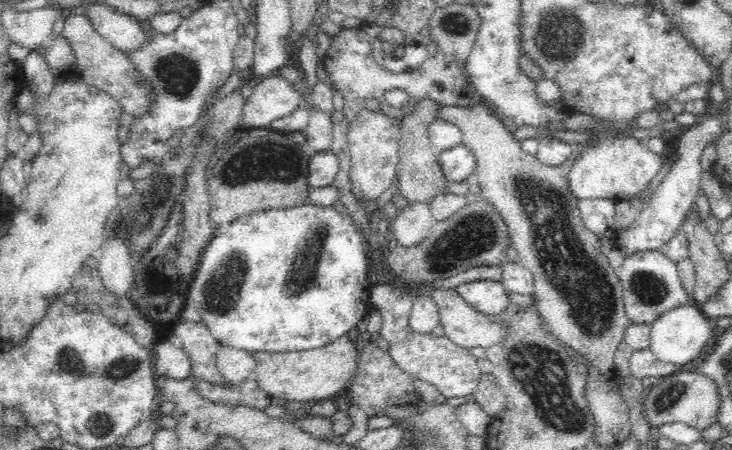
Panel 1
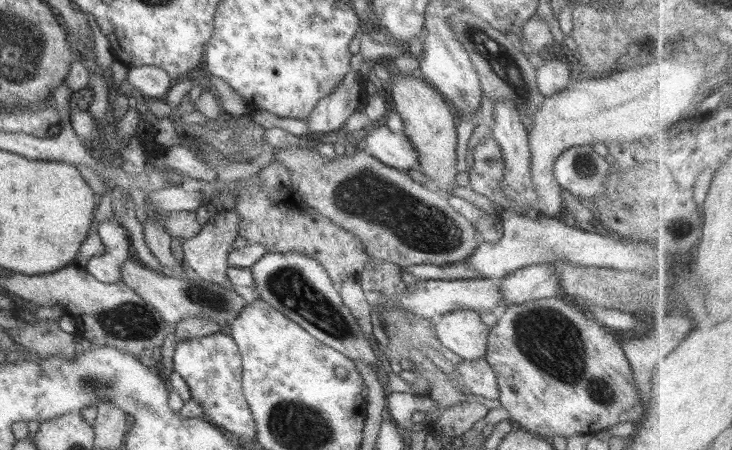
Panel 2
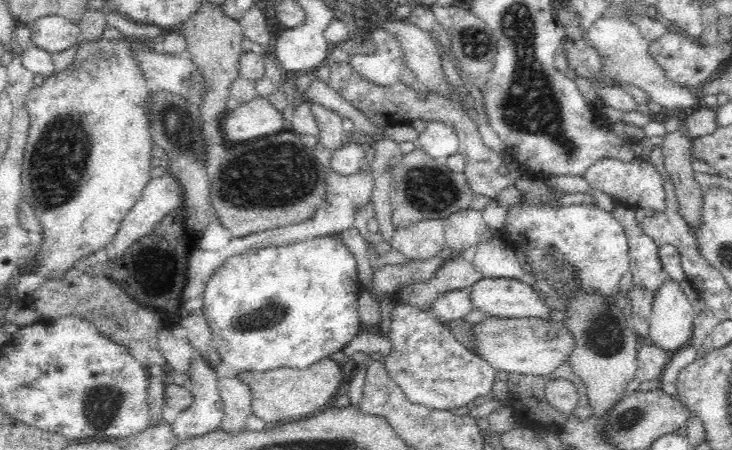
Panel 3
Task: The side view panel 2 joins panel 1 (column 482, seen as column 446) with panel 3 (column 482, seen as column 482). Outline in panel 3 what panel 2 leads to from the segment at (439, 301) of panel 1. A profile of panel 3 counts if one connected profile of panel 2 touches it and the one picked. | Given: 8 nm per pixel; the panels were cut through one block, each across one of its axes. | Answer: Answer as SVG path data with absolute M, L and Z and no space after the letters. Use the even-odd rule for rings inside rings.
M487 316L480 324L473 324L474 352L489 362L496 370L544 376L568 362L576 341L561 322L540 318L500 319Z

